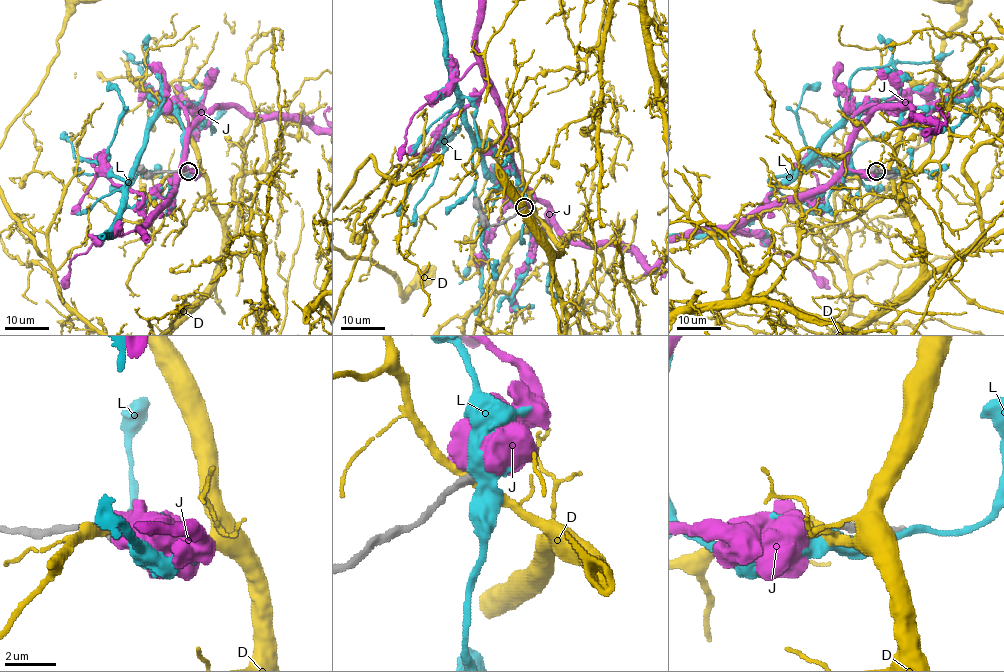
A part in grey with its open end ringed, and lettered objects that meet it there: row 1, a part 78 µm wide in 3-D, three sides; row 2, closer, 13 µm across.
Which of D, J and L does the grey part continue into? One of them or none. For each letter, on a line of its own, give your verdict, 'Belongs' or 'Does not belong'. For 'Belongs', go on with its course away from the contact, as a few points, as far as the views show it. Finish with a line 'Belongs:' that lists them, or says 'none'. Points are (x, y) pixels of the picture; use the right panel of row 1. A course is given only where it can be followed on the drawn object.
D: Does not belong
J: Belongs
L: Does not belong
Belongs: J

